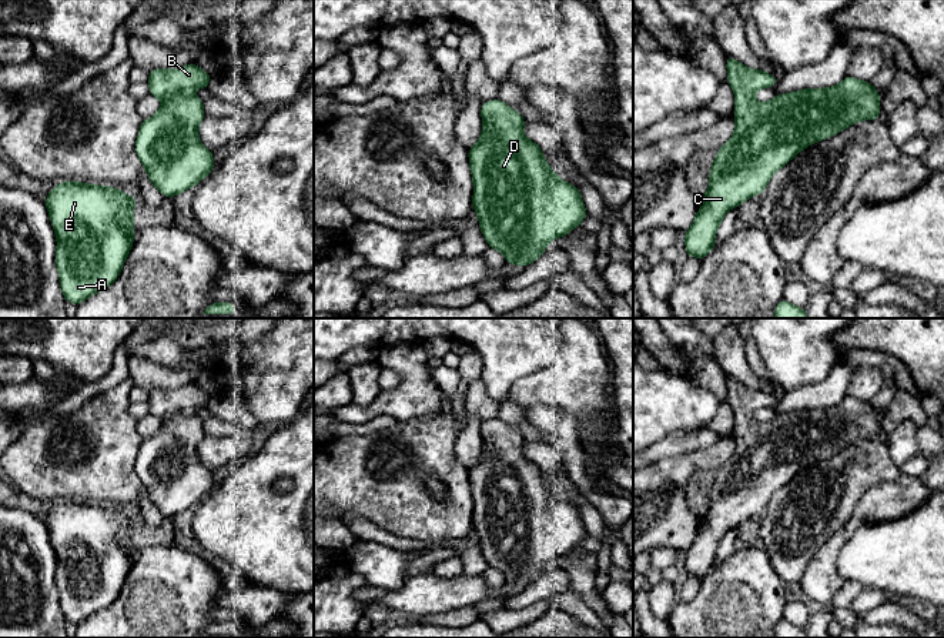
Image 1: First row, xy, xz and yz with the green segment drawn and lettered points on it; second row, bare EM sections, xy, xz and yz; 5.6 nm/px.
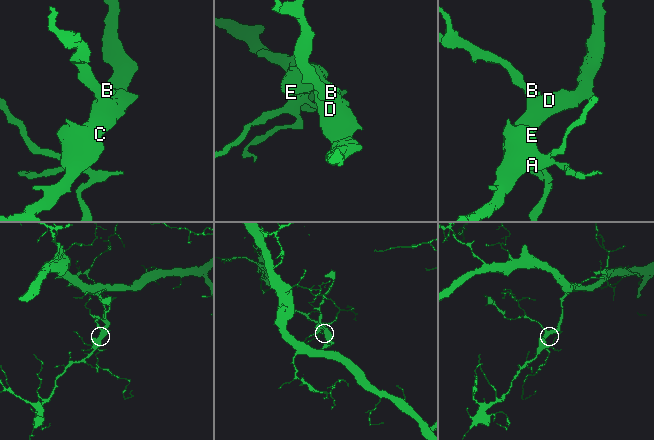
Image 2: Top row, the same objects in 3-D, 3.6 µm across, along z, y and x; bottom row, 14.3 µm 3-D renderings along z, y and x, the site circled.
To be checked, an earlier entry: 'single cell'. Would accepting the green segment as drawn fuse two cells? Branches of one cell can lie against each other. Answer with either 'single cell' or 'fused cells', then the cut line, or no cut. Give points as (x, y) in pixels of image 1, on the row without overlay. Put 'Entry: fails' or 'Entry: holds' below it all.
single cell | no cut
Entry: holds

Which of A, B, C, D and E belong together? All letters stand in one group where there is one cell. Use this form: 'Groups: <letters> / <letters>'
Groups: A B C D E

